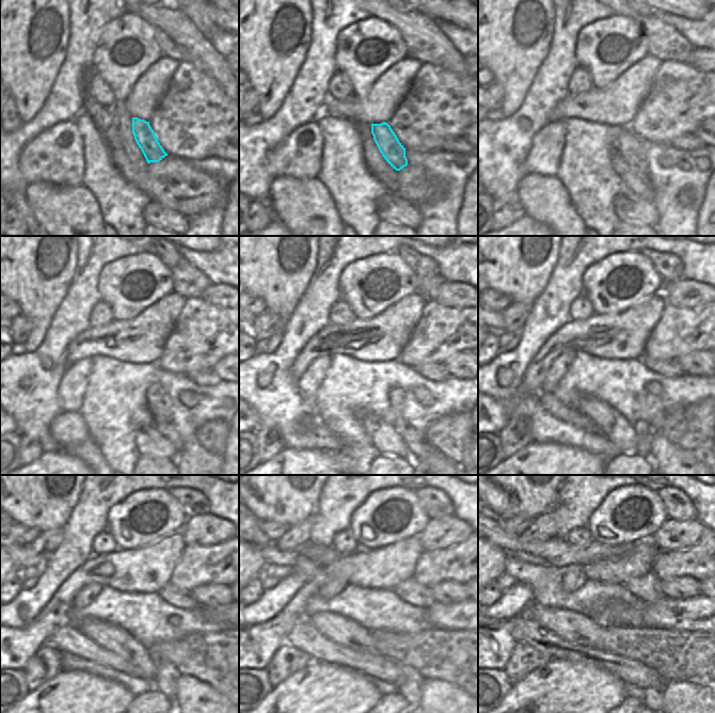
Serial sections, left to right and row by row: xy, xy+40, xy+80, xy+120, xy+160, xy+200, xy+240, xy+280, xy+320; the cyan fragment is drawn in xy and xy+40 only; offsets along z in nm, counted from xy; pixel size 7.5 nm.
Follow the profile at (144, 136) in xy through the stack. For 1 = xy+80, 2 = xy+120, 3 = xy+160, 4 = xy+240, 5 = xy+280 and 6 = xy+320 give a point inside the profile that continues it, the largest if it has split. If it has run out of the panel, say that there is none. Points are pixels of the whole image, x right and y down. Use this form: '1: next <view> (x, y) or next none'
1: next xy+80 (628, 144)
2: next xy+120 (158, 401)
3: next xy+160 (396, 396)
4: next xy+240 (165, 682)
5: next xy+280 (409, 685)
6: next xy+320 (648, 692)

